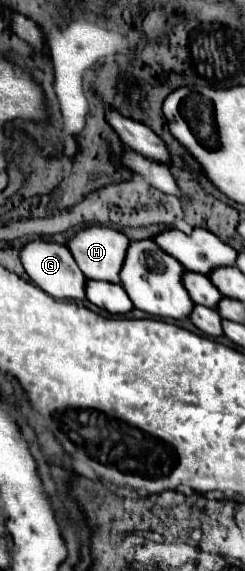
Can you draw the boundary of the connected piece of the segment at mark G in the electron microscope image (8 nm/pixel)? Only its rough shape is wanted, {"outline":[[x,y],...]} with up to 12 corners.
{"outline":[[30,240],[20,262],[52,298],[84,298],[84,274],[58,242]]}

